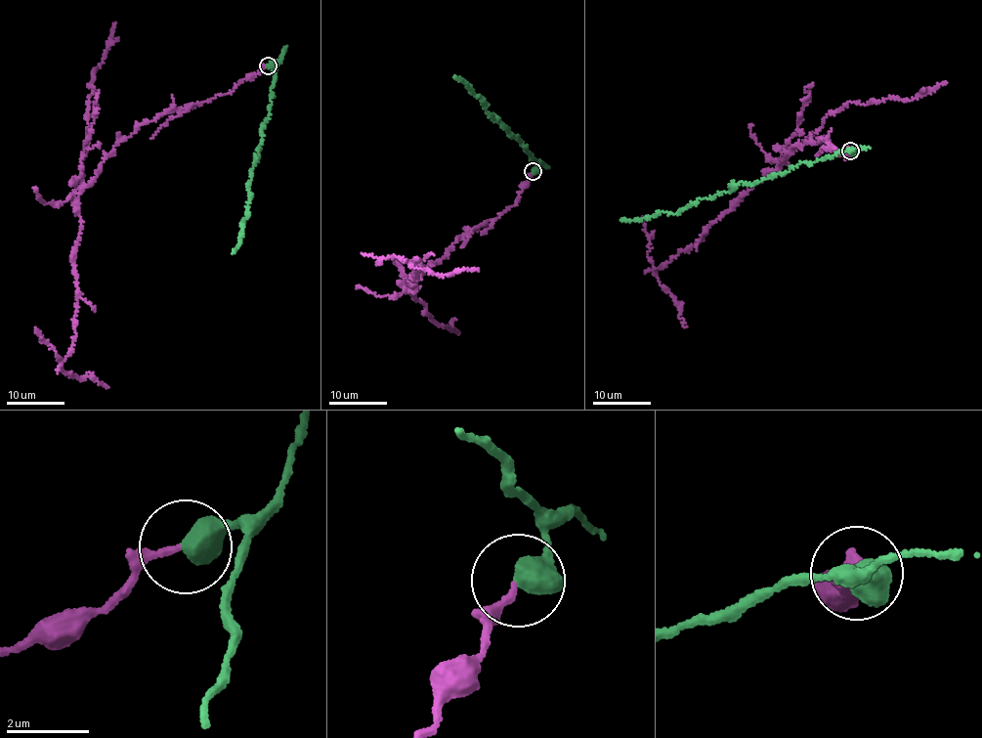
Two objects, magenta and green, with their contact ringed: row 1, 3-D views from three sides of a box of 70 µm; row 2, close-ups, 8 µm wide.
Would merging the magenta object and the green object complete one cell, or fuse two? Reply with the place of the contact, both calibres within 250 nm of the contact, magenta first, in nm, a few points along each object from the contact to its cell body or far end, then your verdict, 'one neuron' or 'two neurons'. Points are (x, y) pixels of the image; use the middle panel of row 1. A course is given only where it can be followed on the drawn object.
place (533, 171); calibres 180 and 600 nm; course magenta (533, 171), (514, 204), (451, 243), (413, 287), (421, 267), (409, 262), (434, 275), (479, 270); course green (533, 171), (536, 161), (520, 141), (492, 117), (463, 81), (454, 77); two neurons

